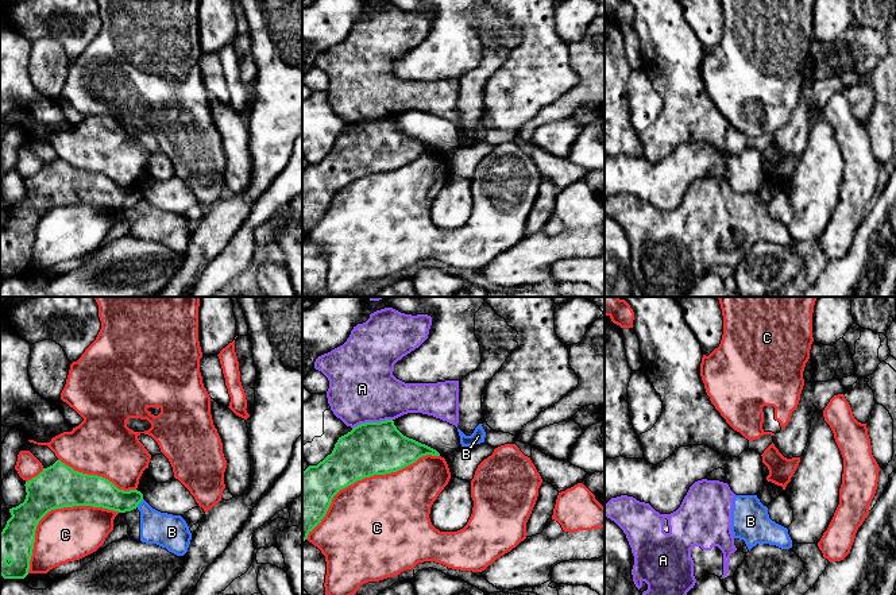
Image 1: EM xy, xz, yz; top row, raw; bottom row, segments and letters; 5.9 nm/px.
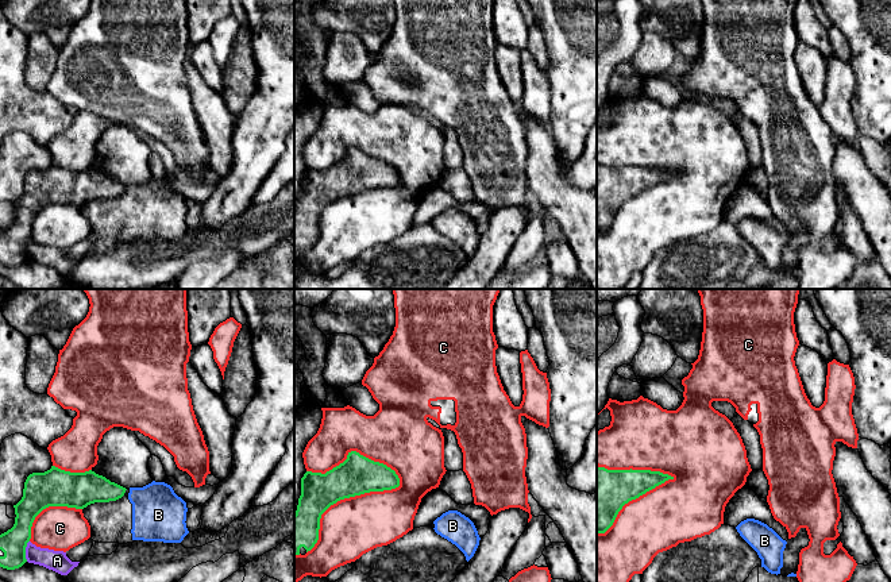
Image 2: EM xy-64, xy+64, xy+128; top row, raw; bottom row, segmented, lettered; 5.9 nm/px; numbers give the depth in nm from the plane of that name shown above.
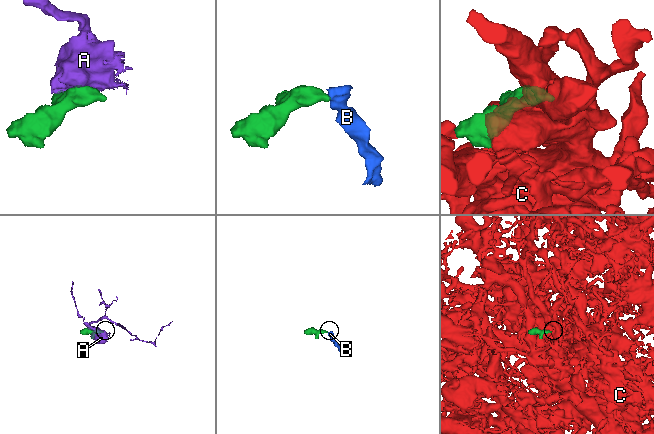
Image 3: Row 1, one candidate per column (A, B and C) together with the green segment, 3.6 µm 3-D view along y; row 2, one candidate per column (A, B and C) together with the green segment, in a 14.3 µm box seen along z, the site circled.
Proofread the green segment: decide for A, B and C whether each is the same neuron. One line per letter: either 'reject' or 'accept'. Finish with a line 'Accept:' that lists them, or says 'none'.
A: reject
B: reject
C: reject
Accept: none

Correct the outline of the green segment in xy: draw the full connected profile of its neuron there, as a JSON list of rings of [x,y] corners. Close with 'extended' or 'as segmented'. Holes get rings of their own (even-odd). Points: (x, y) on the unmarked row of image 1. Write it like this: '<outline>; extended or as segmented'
[[[61,158],[43,166],[24,183],[24,200],[9,206],[12,215],[0,231],[0,273],[4,277],[24,277],[28,273],[35,228],[49,209],[93,204],[125,210],[143,198],[138,188],[119,188],[108,177],[74,169]]]; as segmented

